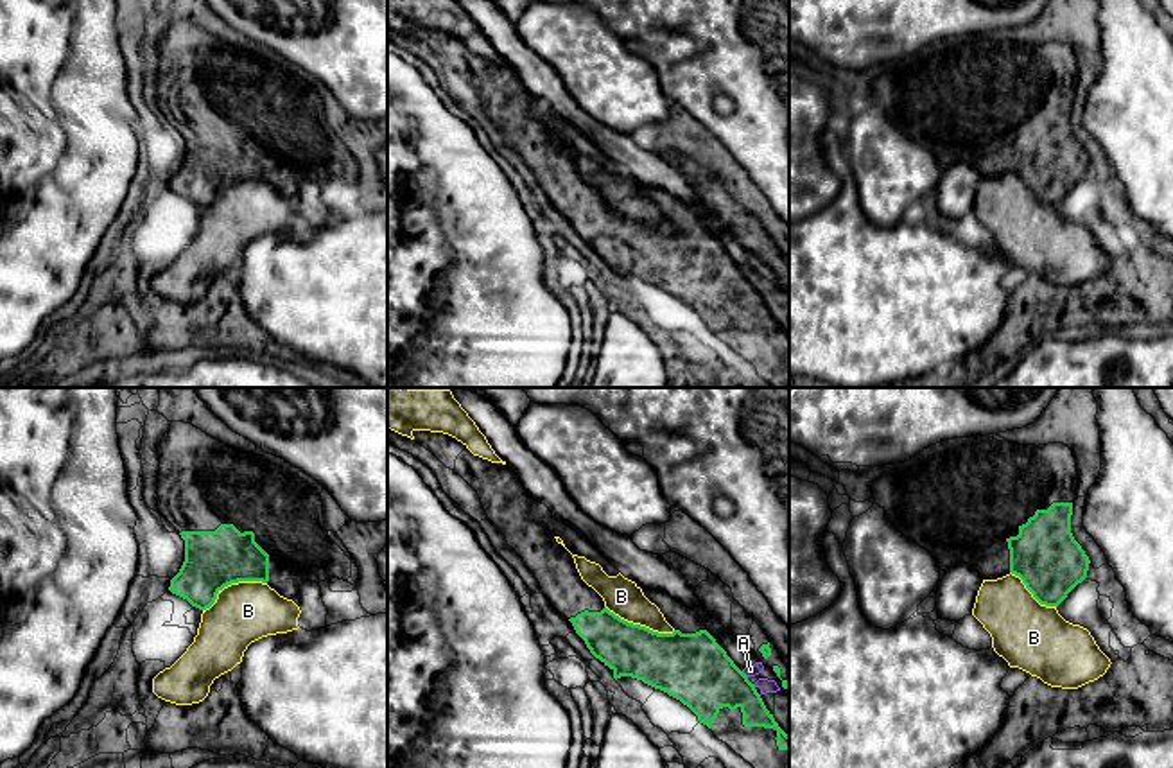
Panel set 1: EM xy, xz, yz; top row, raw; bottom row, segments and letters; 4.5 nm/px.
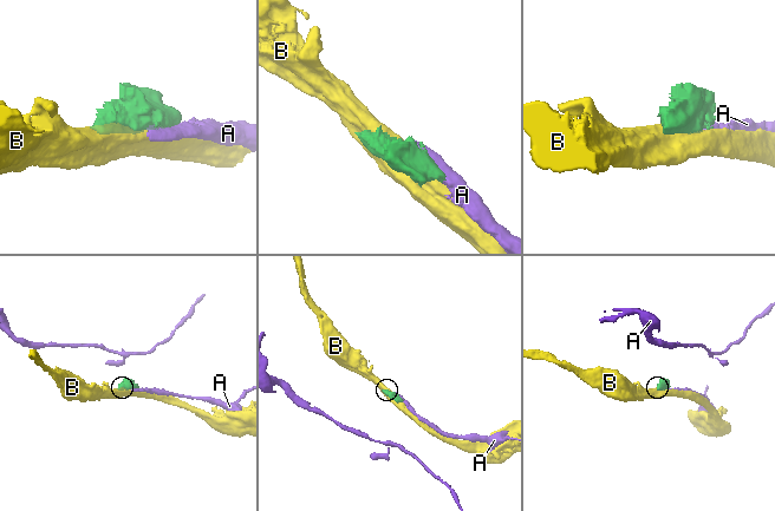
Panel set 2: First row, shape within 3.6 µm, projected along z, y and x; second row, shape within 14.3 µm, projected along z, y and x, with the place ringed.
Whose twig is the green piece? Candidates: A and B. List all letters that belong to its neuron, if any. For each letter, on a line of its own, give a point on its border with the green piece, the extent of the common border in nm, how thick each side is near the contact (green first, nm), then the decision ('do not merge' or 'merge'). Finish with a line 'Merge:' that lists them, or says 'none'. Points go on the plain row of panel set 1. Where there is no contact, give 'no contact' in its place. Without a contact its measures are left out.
A: contact xz (745, 273); length 40 nm; calibres 320 and 50 nm; do not merge
B: contact xy (232, 180); length 320 nm; calibres 260 and 280 nm; do not merge
Merge: none

